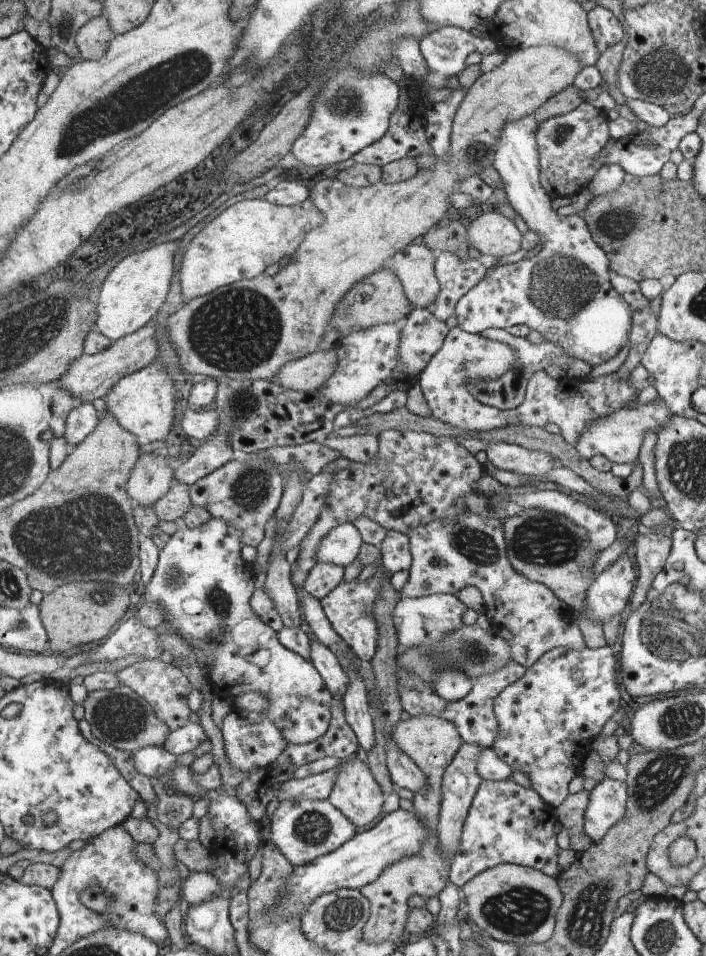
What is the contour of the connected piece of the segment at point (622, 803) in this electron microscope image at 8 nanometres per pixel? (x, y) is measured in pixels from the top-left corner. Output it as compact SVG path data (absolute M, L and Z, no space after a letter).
M608 778L591 790L583 816L583 829L594 844L600 842L624 816L629 796L626 783Z

